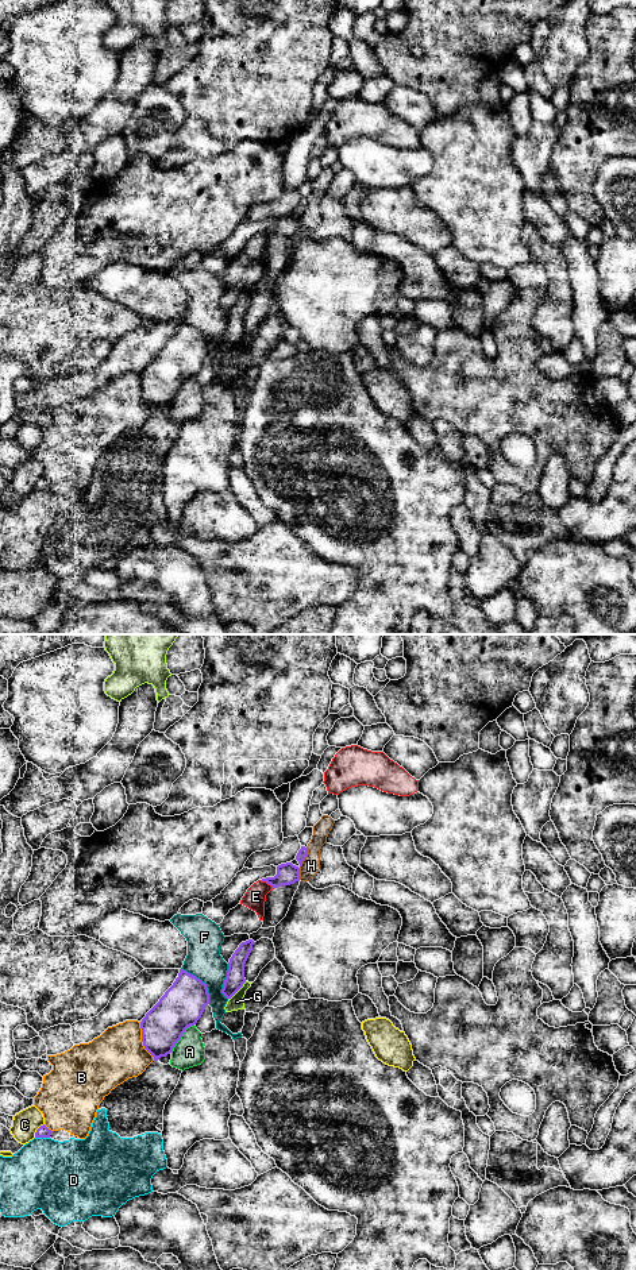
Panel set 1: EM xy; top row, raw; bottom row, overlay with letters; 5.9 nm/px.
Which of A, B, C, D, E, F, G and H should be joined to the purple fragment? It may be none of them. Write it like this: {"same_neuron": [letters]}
{"same_neuron": []}

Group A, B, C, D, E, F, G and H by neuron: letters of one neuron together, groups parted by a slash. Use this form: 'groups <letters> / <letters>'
groups A / B E / C / D / F / G / H

